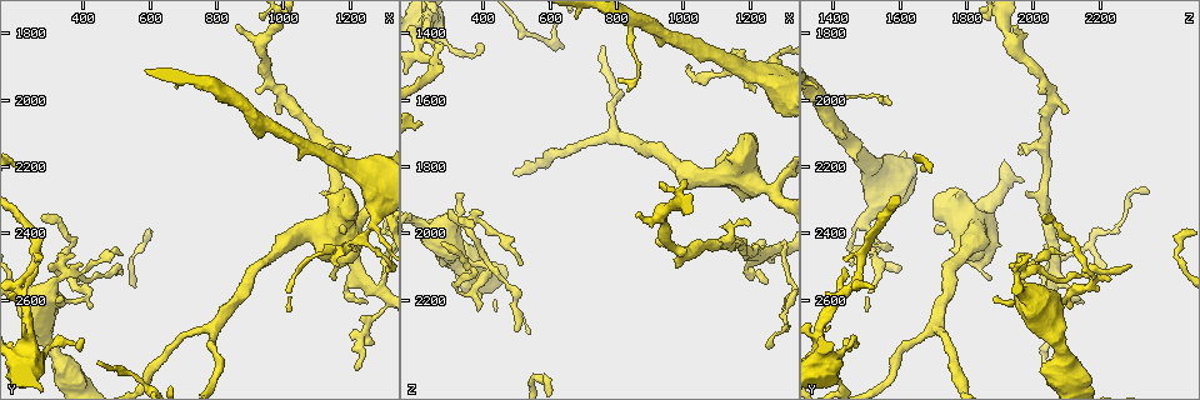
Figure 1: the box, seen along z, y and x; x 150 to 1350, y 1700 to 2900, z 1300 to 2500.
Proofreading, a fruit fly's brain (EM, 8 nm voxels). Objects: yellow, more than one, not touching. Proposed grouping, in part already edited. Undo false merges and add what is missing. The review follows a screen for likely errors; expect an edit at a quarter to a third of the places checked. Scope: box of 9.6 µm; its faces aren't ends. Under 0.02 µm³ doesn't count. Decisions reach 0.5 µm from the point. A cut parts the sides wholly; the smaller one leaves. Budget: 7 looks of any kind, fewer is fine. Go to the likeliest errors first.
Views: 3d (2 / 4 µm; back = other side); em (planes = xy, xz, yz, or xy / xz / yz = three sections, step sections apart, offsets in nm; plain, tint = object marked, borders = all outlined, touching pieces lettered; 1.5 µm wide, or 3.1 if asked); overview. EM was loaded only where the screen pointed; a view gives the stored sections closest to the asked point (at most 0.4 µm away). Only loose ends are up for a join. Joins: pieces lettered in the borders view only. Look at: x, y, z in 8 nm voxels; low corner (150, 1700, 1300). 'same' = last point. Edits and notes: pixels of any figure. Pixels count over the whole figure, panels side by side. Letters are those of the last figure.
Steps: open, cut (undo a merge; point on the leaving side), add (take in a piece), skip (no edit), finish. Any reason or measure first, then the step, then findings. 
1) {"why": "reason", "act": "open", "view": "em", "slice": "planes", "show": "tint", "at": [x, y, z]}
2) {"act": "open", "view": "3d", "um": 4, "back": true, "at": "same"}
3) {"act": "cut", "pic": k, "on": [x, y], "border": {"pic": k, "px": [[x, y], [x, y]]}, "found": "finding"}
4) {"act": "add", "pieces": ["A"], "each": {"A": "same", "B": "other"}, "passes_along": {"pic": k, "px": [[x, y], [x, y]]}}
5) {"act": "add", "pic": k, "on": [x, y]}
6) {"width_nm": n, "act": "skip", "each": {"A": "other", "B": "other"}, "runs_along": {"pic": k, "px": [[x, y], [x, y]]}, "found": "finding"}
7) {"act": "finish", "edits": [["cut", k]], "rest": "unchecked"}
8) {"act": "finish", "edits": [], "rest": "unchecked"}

{"why": "tapers out", "act": "open", "view": "em", "slice": "planes", "show": "borders", "at": [280, 2360, 2030]}

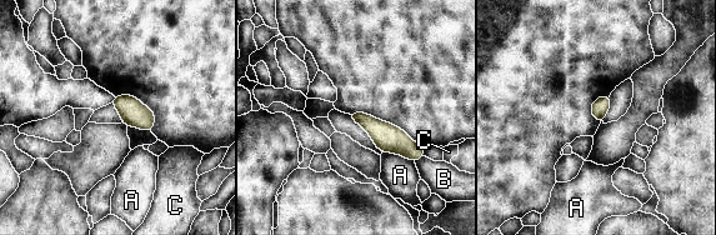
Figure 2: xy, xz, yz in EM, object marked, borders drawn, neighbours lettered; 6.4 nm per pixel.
{"act": "skip", "each": {"A": "other", "B": "other", "C": "other"}, "found": "none of them fits"}

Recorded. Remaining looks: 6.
{"why": "an open end", "act": "open", "view": "em", "slice": "planes", "show": "tint", "at": [260, 2510, 1440]}

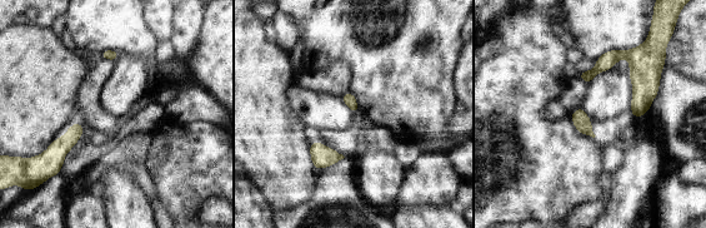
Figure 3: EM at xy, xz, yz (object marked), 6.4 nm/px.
{"act": "open", "view": "em", "slice": "planes", "show": "borders", "at": "same"}

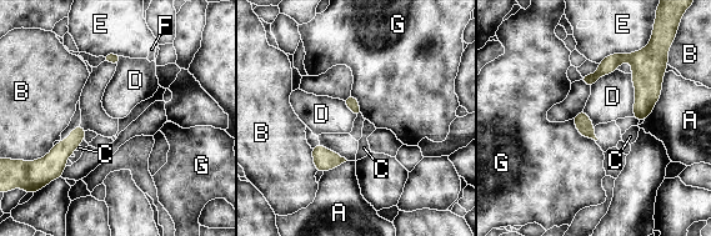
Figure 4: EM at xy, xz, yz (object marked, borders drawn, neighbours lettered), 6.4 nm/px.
{"act": "skip", "each": {"A": "other", "B": "other", "C": "other", "D": "other", "E": "other", "F": "other", "G": "other"}, "border": {"pic": 4, "px": [[630, 74], [634, 88], [634, 116]]}, "found": "no lettered piece goes on from it"}

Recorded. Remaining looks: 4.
{"why": "tapers out", "act": "open", "view": "em", "slice": "xz", "step": 4, "show": "borders", "at": [1030, 2630, 1500]}

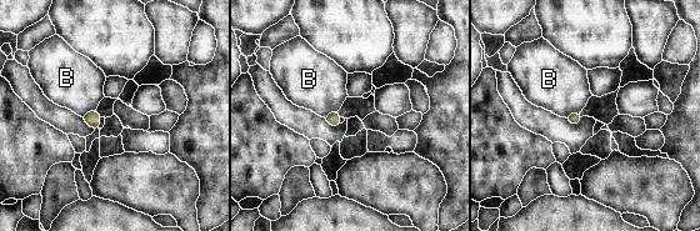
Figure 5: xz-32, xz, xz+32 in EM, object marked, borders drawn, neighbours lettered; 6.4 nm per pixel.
{"act": "open", "view": "em", "slice": "planes", "show": "borders", "at": "same"}

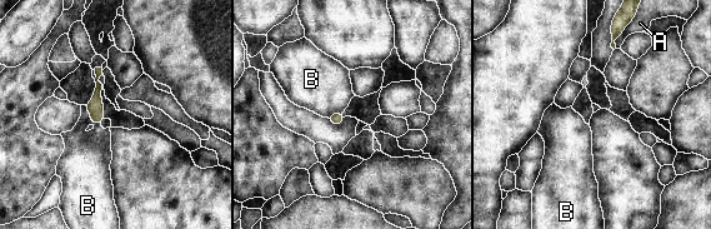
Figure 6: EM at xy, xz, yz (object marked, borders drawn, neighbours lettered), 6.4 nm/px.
{"act": "skip", "each": {"A": "other", "B": "other"}, "border": {"pic": 6, "px": [[84, 105], [90, 122], [99, 124]]}, "found": "no lettered piece goes on from it"}

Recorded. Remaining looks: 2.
{"act": "finish", "edits": [], "rest": "unchecked"}

